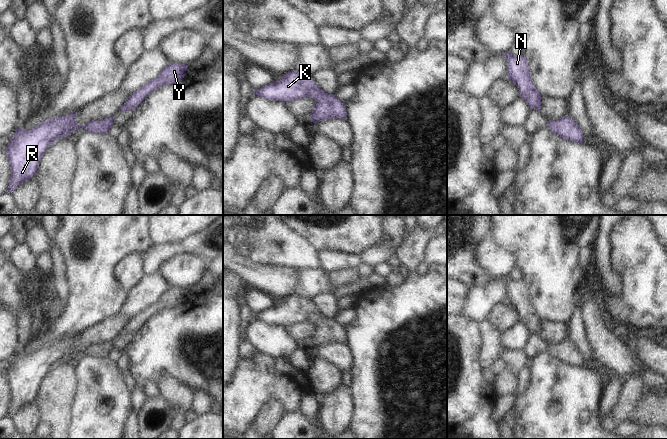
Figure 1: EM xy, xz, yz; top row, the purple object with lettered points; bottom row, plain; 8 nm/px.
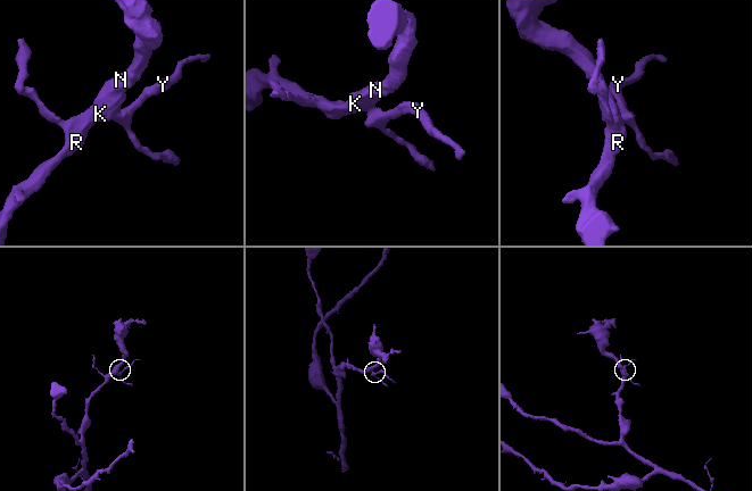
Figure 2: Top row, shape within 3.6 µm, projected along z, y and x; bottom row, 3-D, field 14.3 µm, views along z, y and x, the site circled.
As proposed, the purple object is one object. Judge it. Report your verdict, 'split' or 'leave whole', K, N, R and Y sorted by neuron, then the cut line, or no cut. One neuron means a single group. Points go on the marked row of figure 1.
leave whole; K N R Y; no cut

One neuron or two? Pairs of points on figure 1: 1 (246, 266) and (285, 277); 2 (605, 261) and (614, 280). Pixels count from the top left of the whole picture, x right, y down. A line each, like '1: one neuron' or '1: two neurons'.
1: one neuron
2: one neuron

